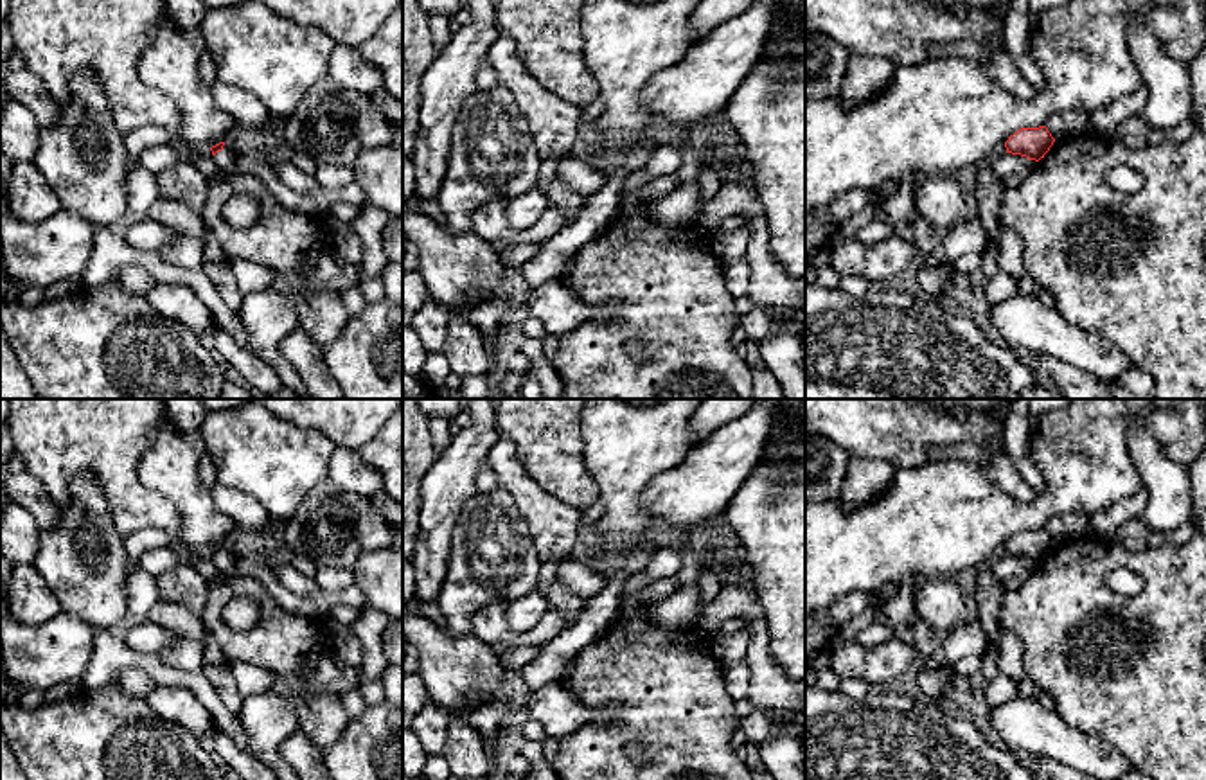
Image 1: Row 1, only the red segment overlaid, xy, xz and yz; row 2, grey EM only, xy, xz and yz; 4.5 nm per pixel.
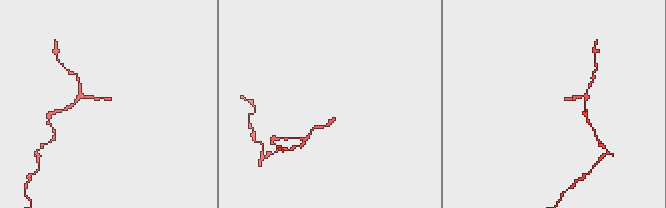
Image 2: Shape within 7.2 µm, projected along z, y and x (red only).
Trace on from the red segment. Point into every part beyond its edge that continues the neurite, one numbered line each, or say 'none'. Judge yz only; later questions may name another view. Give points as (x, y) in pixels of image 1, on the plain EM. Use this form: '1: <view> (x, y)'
none

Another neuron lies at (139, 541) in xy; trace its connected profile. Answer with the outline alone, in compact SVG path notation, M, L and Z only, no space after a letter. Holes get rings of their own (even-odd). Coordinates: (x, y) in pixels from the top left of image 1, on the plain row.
M140 528L124 536L124 548L129 557L129 575L138 568L138 559L144 552L167 546L171 537L158 528Z

